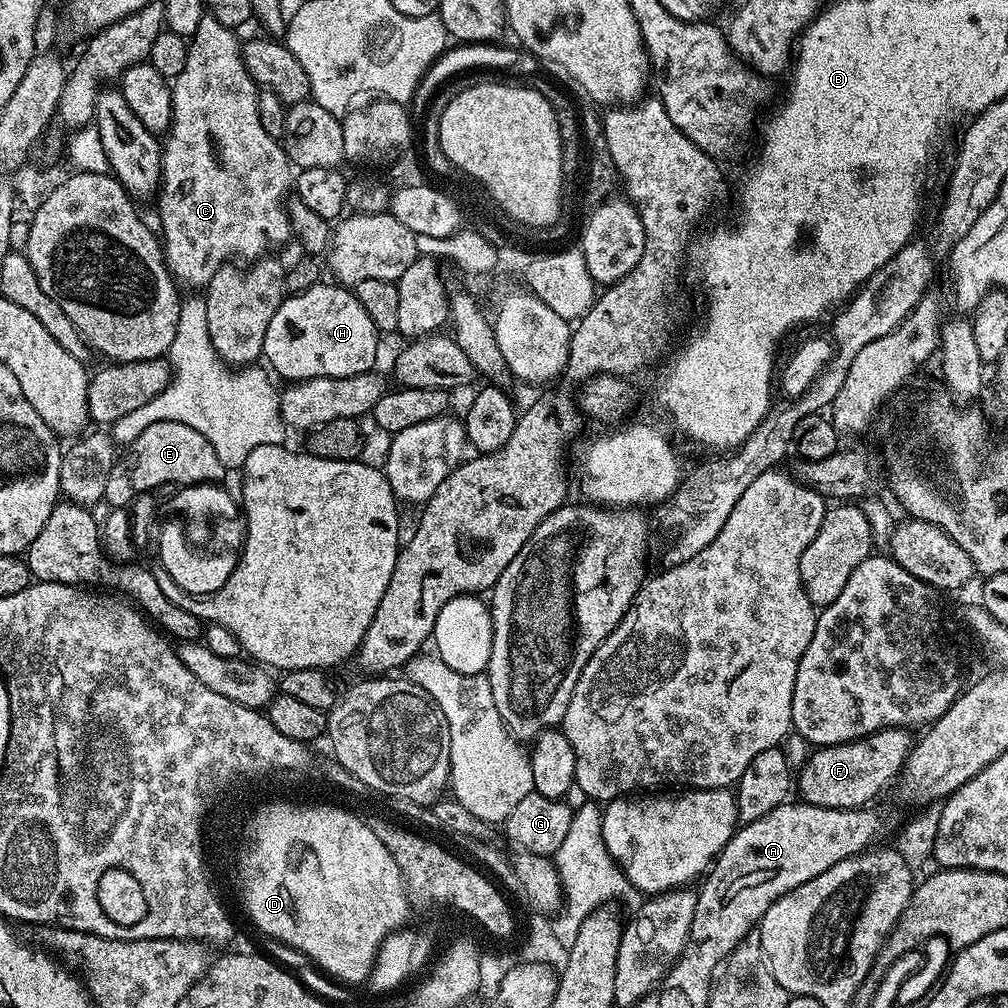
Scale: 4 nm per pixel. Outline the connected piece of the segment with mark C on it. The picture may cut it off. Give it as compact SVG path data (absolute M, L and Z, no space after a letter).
M205 14L202 22L198 22L198 30L188 40L188 53L186 54L186 66L182 66L182 74L178 74L170 84L172 89L172 122L168 126L166 135L162 140L162 151L160 154L160 186L158 197L160 201L154 204L154 208L161 216L162 247L164 250L164 260L168 264L168 271L172 274L172 279L177 285L188 290L207 289L208 283L218 269L225 267L237 256L240 262L255 262L267 257L271 248L280 248L287 240L293 239L292 218L290 215L289 200L290 193L294 188L294 165L284 152L284 145L279 140L270 138L266 134L265 127L262 126L261 119L258 118L258 98L260 88L256 79L246 70L244 53L242 51L242 40L236 37L237 33L233 29L222 26L218 18L211 14Z

